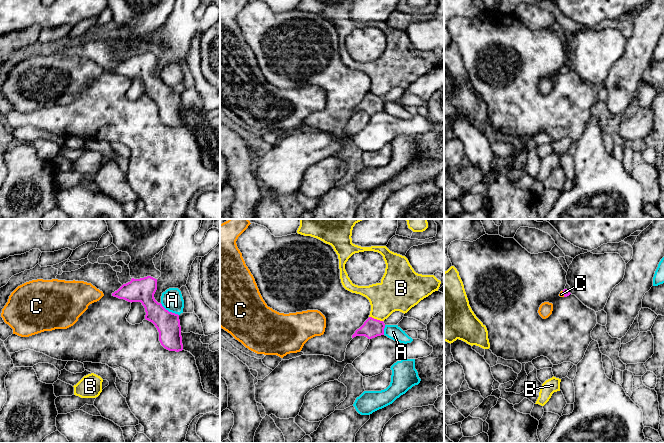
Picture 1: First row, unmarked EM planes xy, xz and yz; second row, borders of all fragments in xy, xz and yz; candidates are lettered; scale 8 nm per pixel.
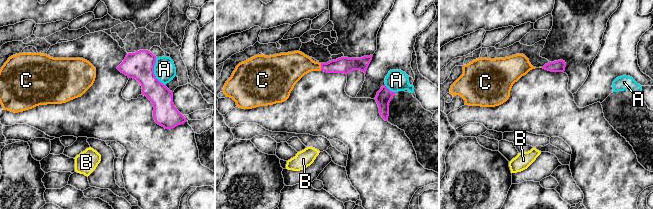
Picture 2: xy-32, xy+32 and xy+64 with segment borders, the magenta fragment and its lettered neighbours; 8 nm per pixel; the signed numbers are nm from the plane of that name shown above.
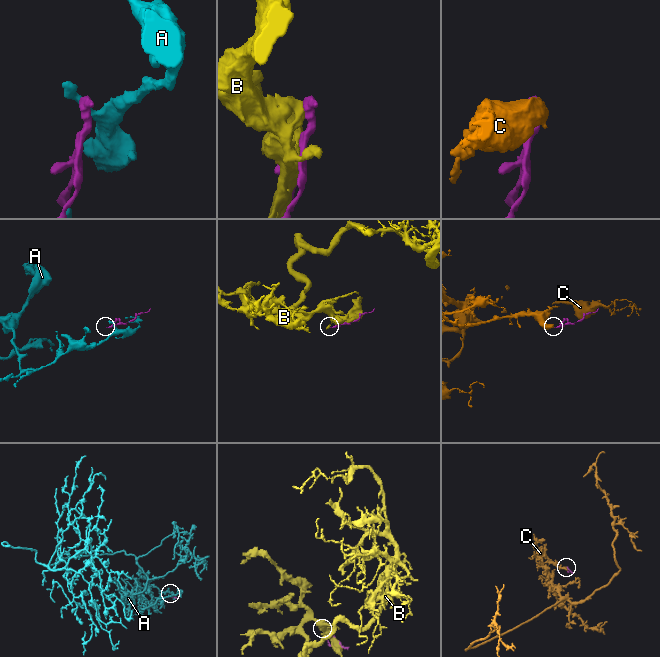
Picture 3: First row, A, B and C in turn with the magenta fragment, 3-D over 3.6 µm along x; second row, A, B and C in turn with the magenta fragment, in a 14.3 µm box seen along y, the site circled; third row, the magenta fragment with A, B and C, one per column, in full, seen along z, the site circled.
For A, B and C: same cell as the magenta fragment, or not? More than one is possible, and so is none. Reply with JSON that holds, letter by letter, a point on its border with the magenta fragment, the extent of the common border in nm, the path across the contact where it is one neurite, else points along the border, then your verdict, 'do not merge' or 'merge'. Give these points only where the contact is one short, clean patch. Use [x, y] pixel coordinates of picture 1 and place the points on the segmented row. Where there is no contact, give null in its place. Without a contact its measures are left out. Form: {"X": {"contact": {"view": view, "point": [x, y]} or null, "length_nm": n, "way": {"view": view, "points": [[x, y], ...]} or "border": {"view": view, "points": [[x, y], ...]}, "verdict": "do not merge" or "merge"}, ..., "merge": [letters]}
{"A": {"contact": {"view": "xy", "point": [168, 311]}, "length_nm": 180, "verdict": "do not merge"}, "B": {"contact": {"view": "xz", "point": [376, 319]}, "length_nm": 120, "verdict": "do not merge"}, "C": {"contact": {"view": "yz", "point": [563, 293]}, "length_nm": 50, "way": {"view": "yz", "points": [[566, 292], [563, 293], [561, 294]]}, "verdict": "merge"}, "merge": ["C"]}

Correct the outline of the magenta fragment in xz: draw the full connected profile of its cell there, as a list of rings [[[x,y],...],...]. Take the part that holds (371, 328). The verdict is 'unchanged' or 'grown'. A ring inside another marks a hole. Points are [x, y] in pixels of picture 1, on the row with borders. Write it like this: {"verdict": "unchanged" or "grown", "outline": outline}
{"verdict": "unchanged", "outline": [[[369,317],[364,324],[355,331],[352,338],[356,336],[365,336],[368,339],[384,335],[385,324],[383,321]]]}

